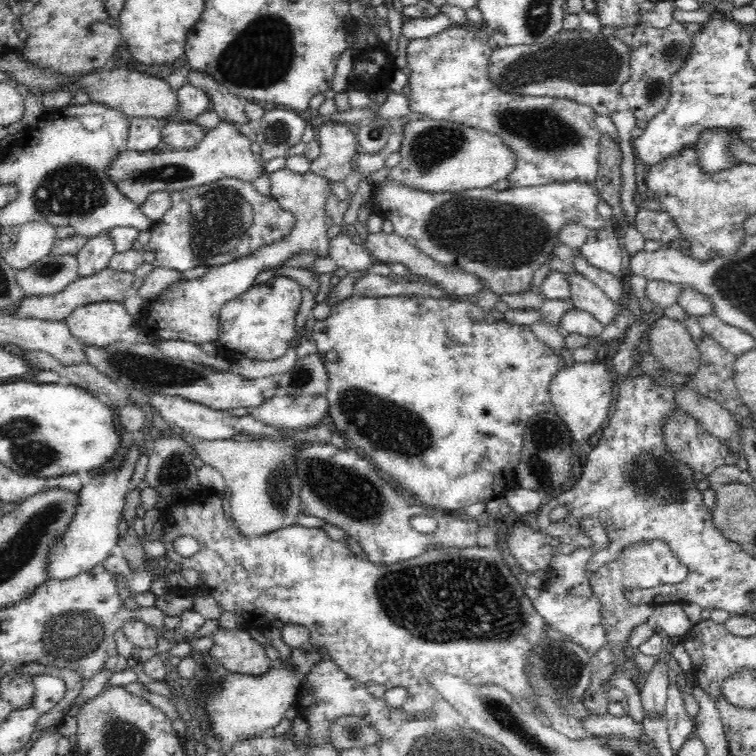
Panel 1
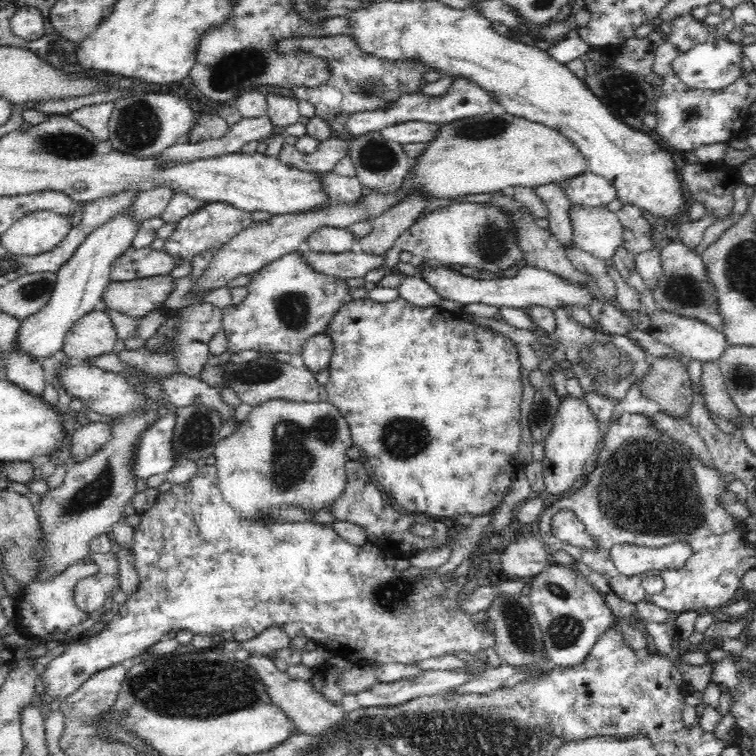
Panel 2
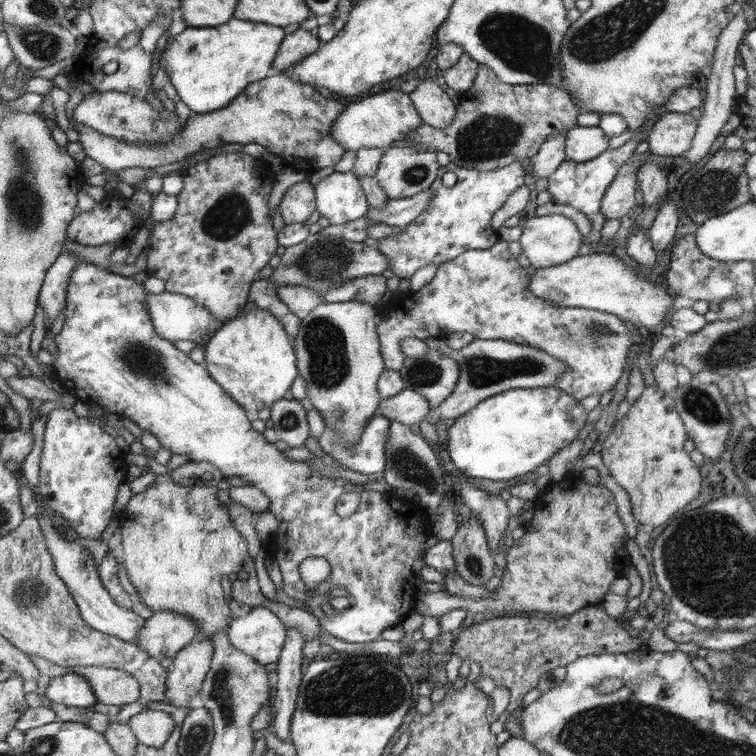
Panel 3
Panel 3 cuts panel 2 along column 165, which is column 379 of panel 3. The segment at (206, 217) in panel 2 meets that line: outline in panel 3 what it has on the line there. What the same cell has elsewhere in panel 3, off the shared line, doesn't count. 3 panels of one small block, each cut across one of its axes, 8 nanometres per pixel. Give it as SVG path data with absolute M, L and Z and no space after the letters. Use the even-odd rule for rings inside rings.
M516 159L491 171L468 170L452 162L443 166L440 176L445 172L454 172L457 176L455 185L448 188L438 178L431 187L433 200L430 207L412 224L402 228L399 234L379 240L377 250L389 259L389 270L405 280L429 264L455 261L466 250L489 250L500 240L498 230L492 228L494 214L510 194L525 185L528 171L524 168L524 159Z

